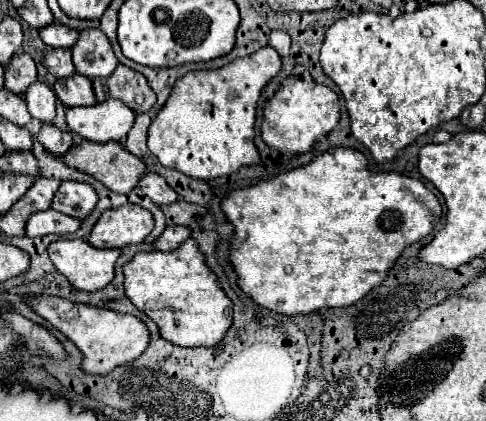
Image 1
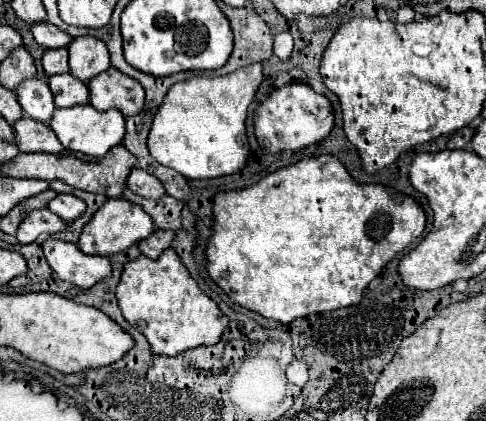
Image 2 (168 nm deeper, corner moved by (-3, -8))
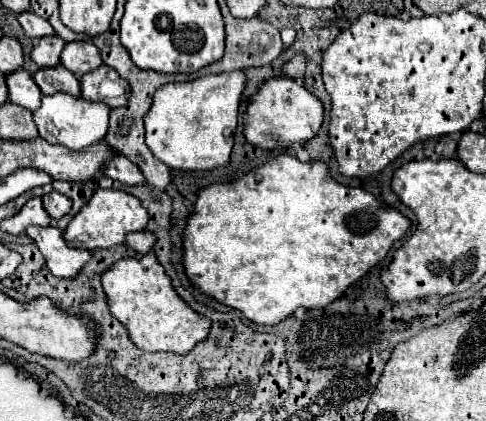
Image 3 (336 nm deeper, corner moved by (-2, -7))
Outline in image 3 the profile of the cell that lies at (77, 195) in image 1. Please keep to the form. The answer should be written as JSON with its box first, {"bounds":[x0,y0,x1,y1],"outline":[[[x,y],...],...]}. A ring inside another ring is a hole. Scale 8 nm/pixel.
{"bounds":[42,191,72,221],"outline":[[[50,191],[48,195],[44,195],[44,197],[42,197],[42,203],[44,203],[46,213],[48,213],[54,221],[60,219],[60,217],[64,217],[64,215],[70,211],[70,207],[72,207],[70,199],[68,199],[66,195],[58,193],[58,191]]]}

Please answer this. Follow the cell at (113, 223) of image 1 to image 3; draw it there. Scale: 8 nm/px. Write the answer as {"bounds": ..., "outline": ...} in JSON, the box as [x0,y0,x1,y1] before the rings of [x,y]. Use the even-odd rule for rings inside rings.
{"bounds":[64,189,148,251],"outline":[[[96,189],[92,199],[68,223],[68,227],[64,231],[64,241],[70,247],[88,249],[88,251],[110,249],[114,245],[122,245],[126,239],[126,233],[142,231],[146,227],[146,223],[148,223],[146,209],[134,195],[130,195],[126,191],[118,191],[118,189]]]}

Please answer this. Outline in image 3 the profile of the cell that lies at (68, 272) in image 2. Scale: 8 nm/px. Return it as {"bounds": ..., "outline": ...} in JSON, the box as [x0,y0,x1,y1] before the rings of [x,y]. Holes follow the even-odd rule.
{"bounds":[26,227,90,279],"outline":[[[28,227],[26,235],[34,241],[34,245],[40,249],[40,253],[46,259],[46,267],[52,275],[72,279],[80,273],[84,263],[90,261],[90,251],[86,249],[72,249],[64,243],[62,233],[58,227]]]}

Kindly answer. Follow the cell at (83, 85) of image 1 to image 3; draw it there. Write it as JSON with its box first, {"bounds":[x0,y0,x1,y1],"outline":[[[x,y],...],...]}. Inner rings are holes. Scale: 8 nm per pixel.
{"bounds":[34,65,80,97],"outline":[[[56,65],[56,67],[48,67],[48,69],[40,69],[34,75],[36,85],[40,87],[40,91],[44,95],[54,95],[54,93],[70,93],[74,97],[80,95],[80,83],[74,77],[74,73],[70,73],[66,67]]]}

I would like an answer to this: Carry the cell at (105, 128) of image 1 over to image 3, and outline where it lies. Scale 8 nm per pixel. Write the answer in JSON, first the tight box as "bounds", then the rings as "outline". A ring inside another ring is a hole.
{"bounds":[32,93,110,151],"outline":[[[58,93],[58,95],[44,95],[42,105],[38,107],[38,111],[32,113],[32,117],[36,123],[38,135],[42,139],[54,145],[64,145],[72,151],[80,151],[104,139],[106,129],[108,129],[108,113],[110,113],[110,107],[106,107],[104,103],[86,101],[80,97],[66,95],[66,93]]]}

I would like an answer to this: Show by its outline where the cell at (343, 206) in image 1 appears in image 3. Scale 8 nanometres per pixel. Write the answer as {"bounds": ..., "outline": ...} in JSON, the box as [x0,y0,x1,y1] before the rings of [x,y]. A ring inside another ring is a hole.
{"bounds":[180,153,410,325],"outline":[[[284,153],[274,157],[274,159],[270,159],[270,161],[266,161],[266,163],[262,163],[262,165],[258,165],[256,169],[252,169],[250,173],[242,175],[236,181],[212,183],[208,187],[204,187],[202,191],[198,191],[198,197],[196,197],[196,203],[194,203],[194,211],[190,213],[190,217],[186,221],[186,229],[182,233],[182,251],[184,251],[184,255],[182,255],[180,263],[184,265],[188,281],[200,293],[216,299],[222,305],[238,309],[246,319],[250,319],[256,325],[276,325],[276,323],[284,321],[286,317],[290,317],[298,307],[304,307],[304,309],[318,307],[318,309],[322,309],[322,307],[328,307],[334,299],[342,297],[342,293],[352,283],[356,283],[360,277],[364,277],[376,263],[380,263],[386,257],[386,253],[390,251],[394,241],[398,241],[398,239],[402,239],[406,235],[408,227],[410,227],[410,221],[402,213],[398,213],[396,209],[386,207],[372,193],[368,193],[364,189],[338,185],[330,177],[326,163],[322,163],[322,161],[304,163],[304,161]]]}

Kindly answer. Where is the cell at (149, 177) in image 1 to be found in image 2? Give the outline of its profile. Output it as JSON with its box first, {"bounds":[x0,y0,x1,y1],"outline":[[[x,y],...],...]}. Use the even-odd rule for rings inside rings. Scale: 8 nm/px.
{"bounds":[127,168,165,200],"outline":[[[133,168],[133,172],[127,178],[127,188],[143,198],[153,198],[153,200],[161,200],[165,196],[165,188],[159,180],[155,180],[155,176],[143,172],[141,168]]]}

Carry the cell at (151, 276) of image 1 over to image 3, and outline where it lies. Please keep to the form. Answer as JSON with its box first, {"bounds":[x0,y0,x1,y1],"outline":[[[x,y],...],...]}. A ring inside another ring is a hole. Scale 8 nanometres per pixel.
{"bounds":[102,251,210,353],"outline":[[[150,251],[142,257],[126,257],[102,273],[102,289],[110,307],[110,315],[118,319],[130,335],[130,341],[142,351],[188,353],[210,333],[210,321],[192,311],[172,289],[164,267]]]}

